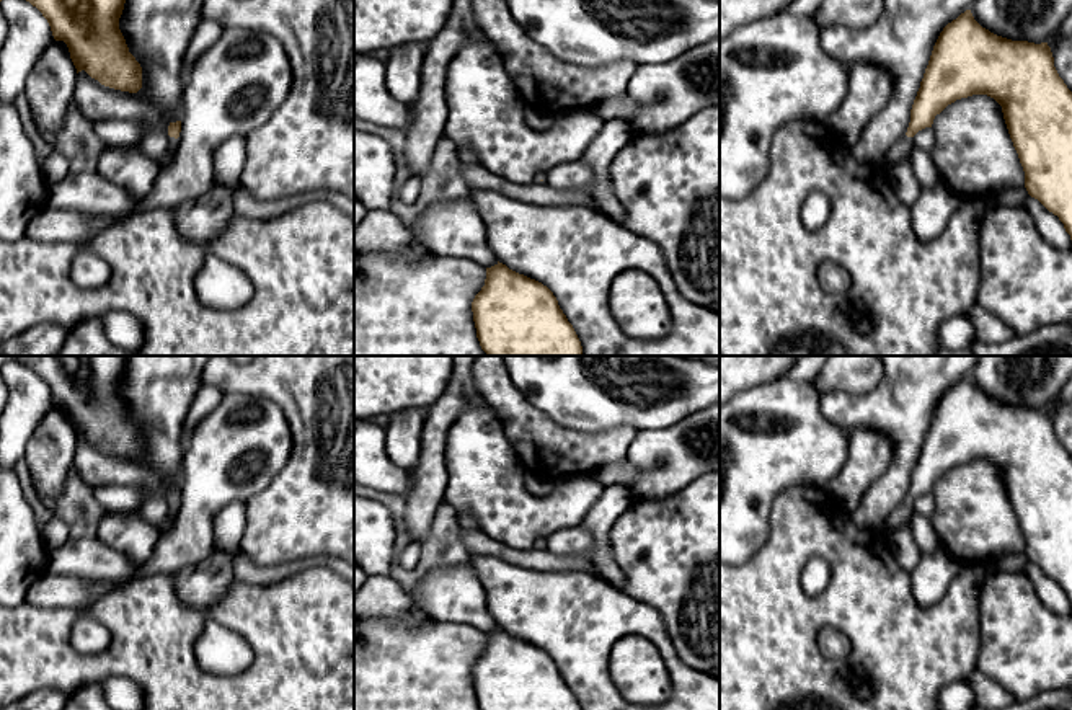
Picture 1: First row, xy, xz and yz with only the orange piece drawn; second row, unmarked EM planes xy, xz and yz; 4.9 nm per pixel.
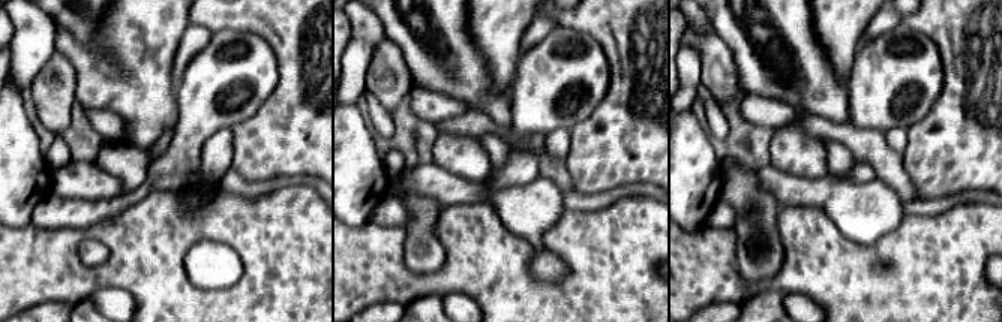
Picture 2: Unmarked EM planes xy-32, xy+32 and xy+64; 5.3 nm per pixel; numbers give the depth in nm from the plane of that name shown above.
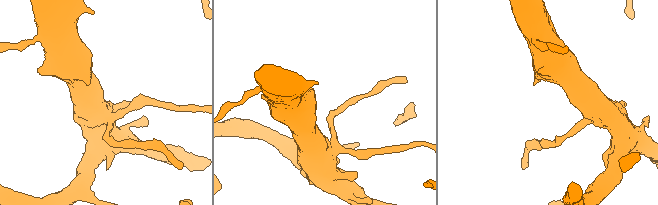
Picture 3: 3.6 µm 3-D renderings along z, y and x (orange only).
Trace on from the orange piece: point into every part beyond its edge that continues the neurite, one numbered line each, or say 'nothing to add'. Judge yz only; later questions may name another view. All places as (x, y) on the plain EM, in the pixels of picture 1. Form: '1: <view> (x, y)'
nothing to add

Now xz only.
nothing to add

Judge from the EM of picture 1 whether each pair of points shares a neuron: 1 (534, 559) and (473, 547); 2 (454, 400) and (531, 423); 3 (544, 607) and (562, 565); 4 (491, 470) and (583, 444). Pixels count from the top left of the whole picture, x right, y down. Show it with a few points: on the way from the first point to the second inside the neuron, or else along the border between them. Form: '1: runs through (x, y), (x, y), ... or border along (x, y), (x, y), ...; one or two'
1: runs through (519, 559), (488, 547); one
2: border along (472, 372), (473, 384), (487, 402); two
3: border along (521, 567), (540, 572), (588, 572); two
4: border along (503, 430), (526, 465); two

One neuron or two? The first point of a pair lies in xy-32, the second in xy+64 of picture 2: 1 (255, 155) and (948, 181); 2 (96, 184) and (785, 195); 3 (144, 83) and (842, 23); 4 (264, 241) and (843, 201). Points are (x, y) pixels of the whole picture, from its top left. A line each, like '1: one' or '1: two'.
1: one
2: one
3: one
4: two

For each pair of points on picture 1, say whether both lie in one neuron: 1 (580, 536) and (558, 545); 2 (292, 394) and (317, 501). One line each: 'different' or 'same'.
1: same
2: same

